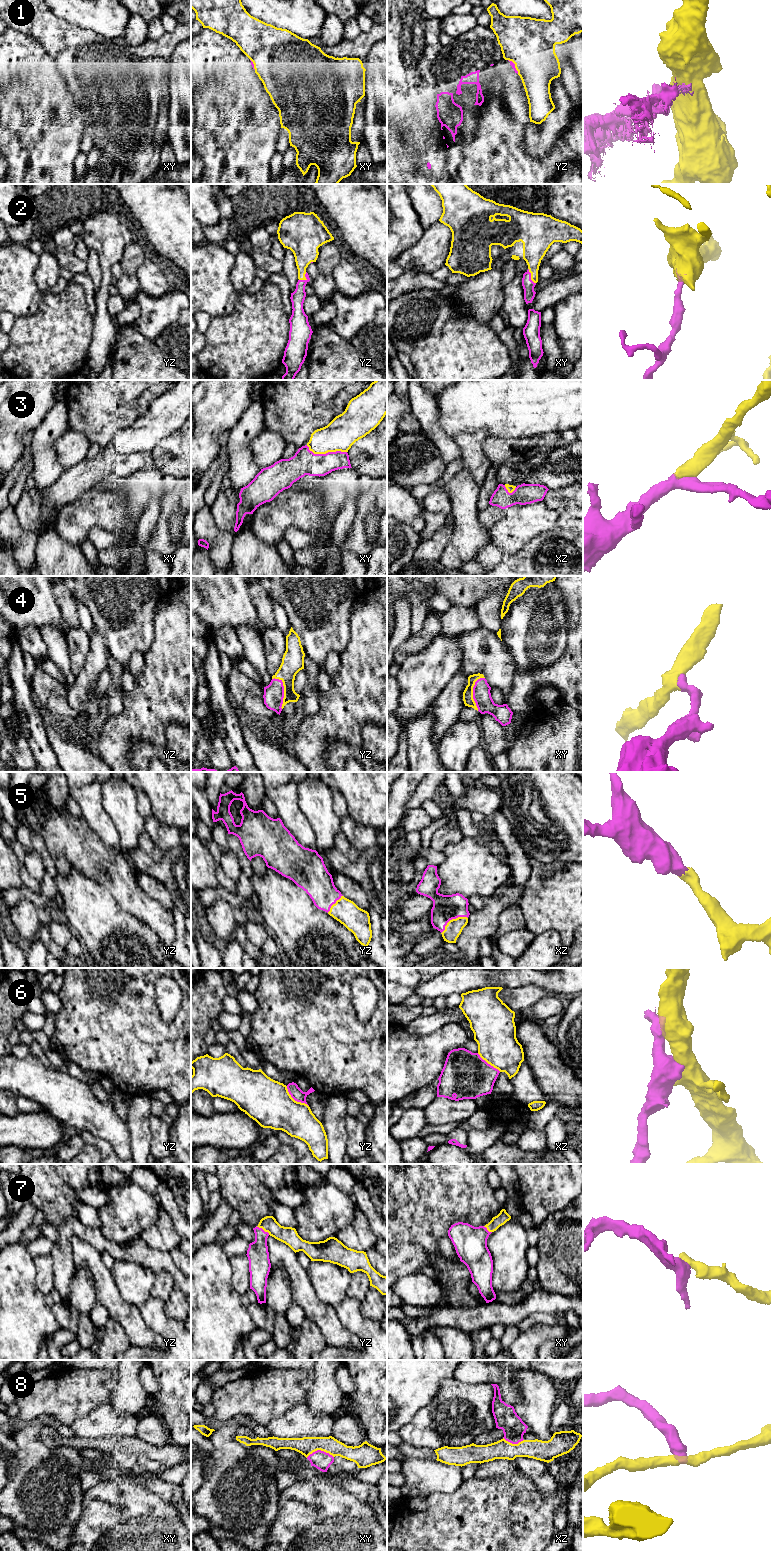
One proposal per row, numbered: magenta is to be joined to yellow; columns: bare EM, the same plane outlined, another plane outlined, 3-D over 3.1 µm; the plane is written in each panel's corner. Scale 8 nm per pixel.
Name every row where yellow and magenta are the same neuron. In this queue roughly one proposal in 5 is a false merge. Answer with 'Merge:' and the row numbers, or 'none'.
Merge: 1, 2, 3, 4, 5, 7

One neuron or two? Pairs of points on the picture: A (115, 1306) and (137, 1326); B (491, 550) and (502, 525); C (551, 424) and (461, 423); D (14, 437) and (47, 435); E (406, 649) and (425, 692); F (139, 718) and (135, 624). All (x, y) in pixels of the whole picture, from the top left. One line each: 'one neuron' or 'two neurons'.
A: one neuron
B: two neurons
C: one neuron
D: two neurons
E: two neurons
F: two neurons

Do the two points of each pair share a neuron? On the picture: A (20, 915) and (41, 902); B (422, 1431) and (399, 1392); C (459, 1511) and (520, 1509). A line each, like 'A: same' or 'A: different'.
A: different
B: different
C: same

